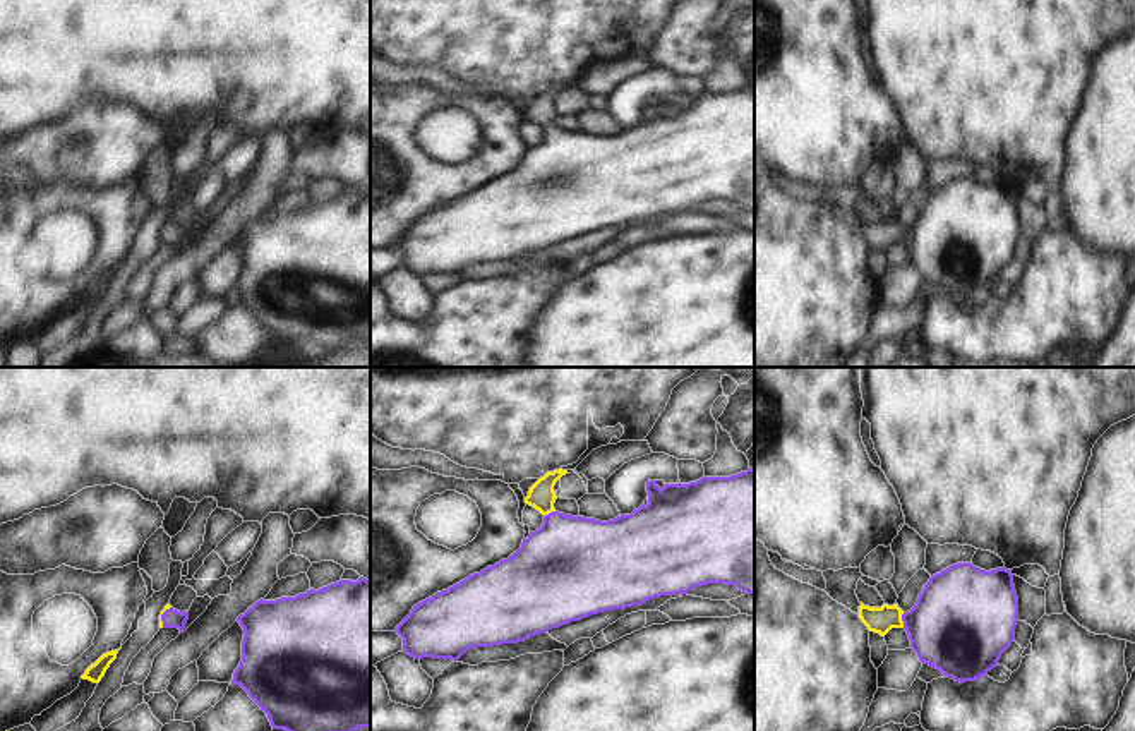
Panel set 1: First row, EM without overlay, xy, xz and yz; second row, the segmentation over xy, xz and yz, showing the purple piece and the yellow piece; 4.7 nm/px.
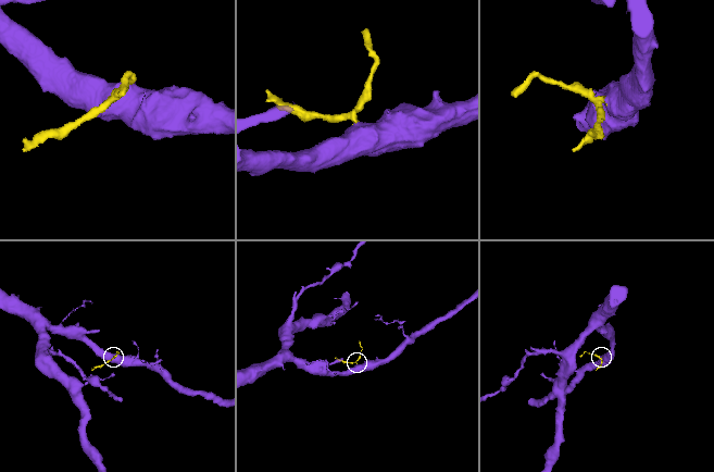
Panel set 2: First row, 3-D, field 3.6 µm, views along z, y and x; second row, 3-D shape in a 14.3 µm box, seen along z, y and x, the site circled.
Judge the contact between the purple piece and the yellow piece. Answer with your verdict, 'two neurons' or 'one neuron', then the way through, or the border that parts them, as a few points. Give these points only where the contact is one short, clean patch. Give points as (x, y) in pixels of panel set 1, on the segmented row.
one neuron; way yz (955, 625), (902, 620), (880, 620)

